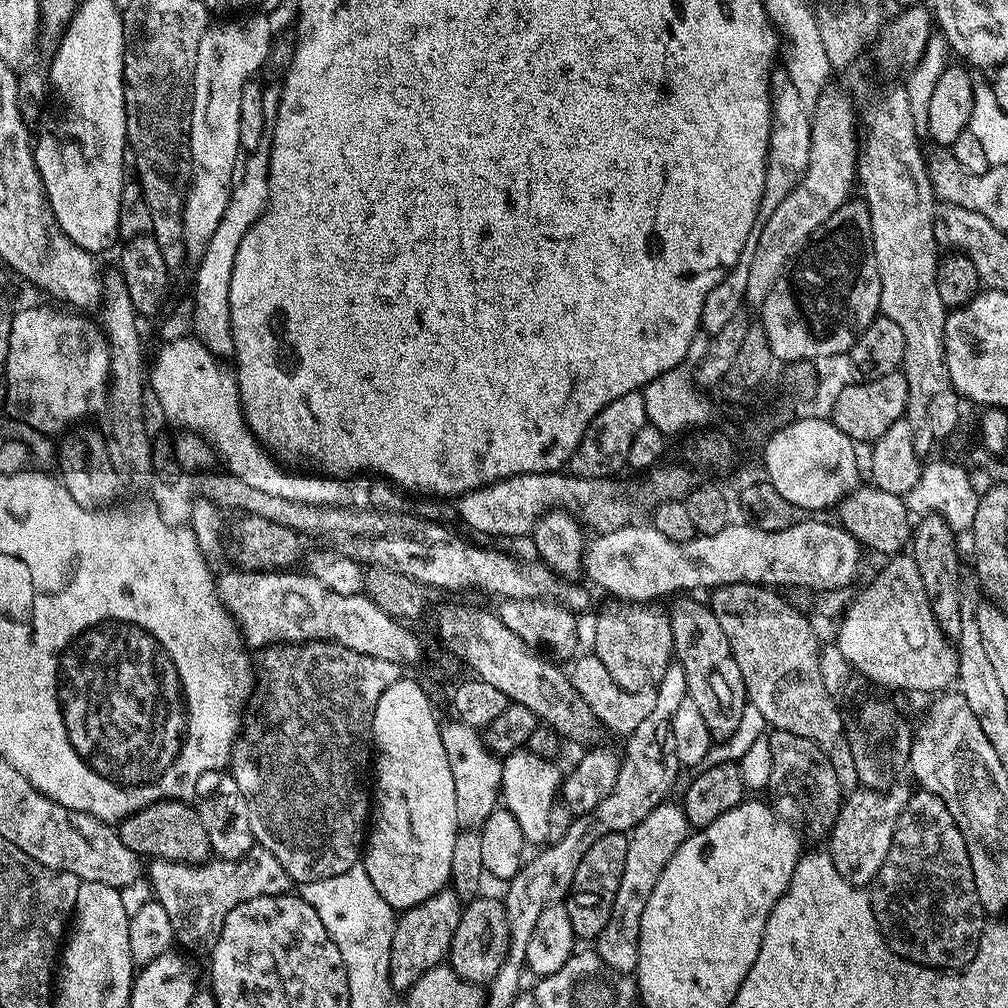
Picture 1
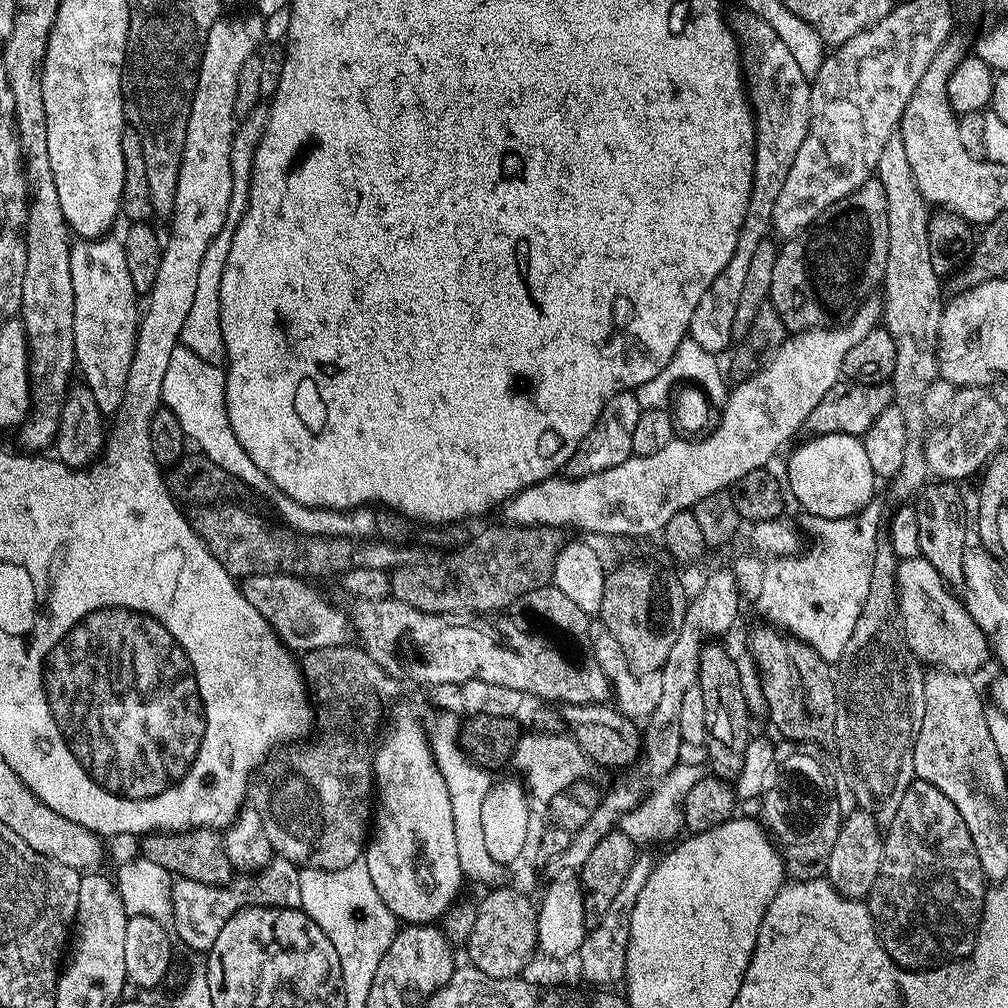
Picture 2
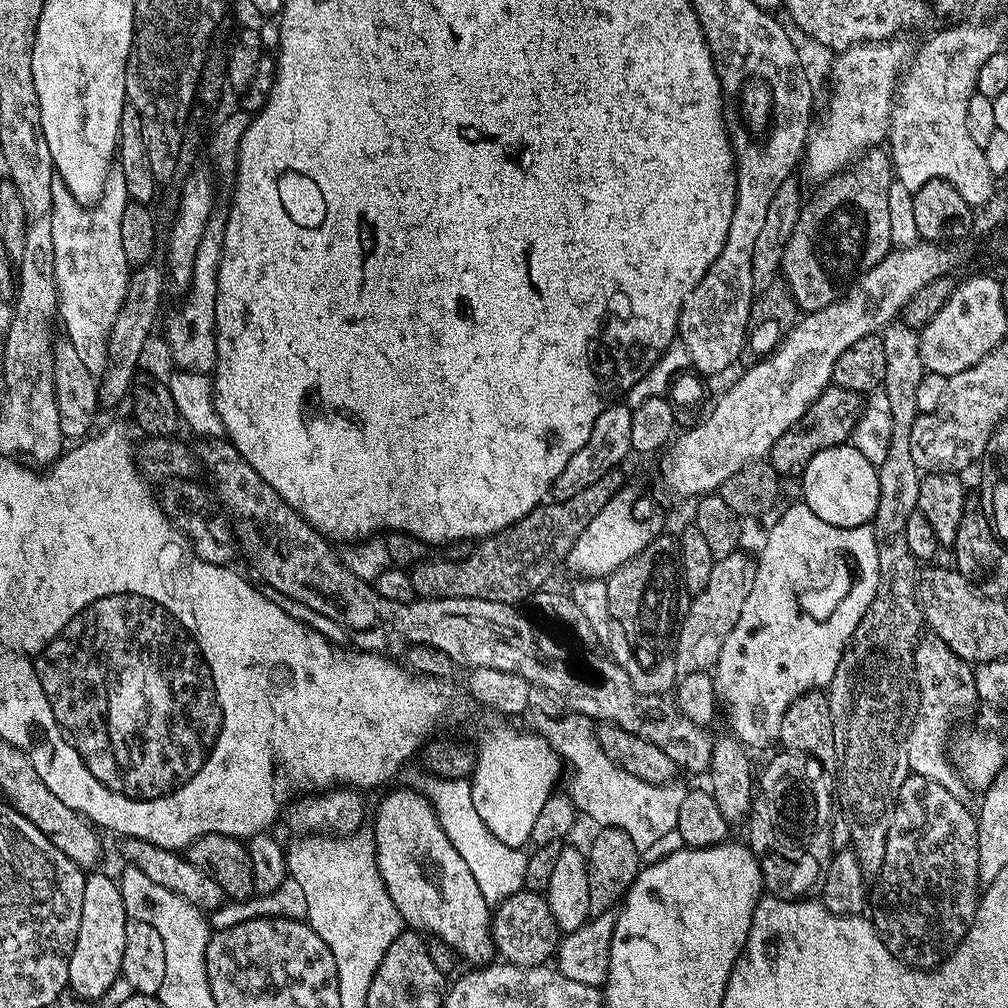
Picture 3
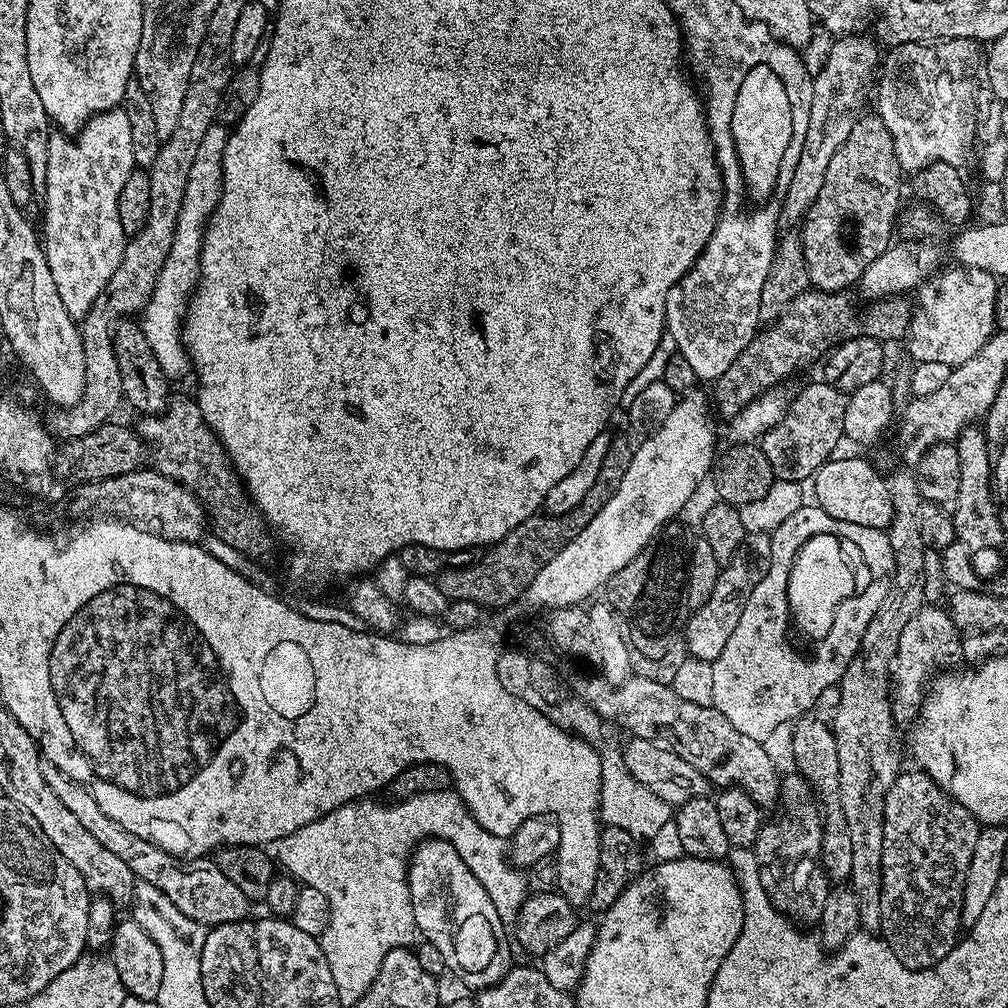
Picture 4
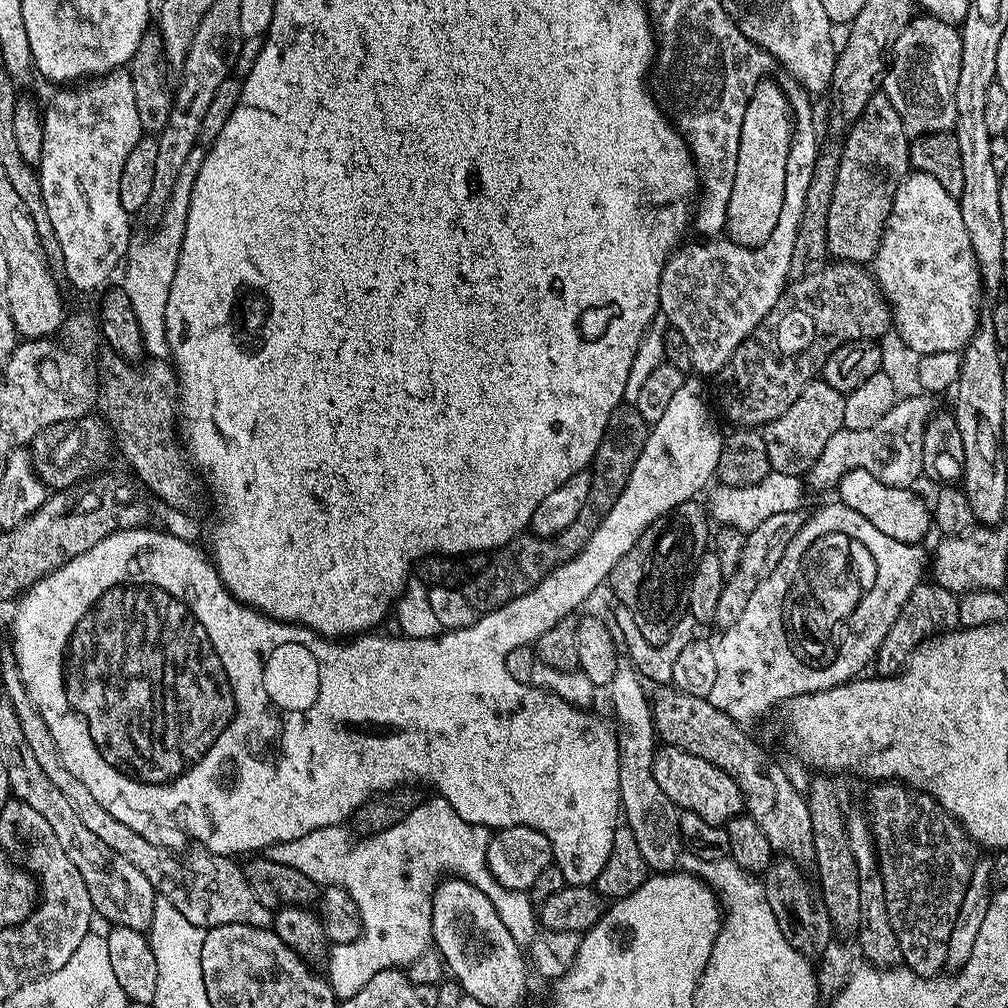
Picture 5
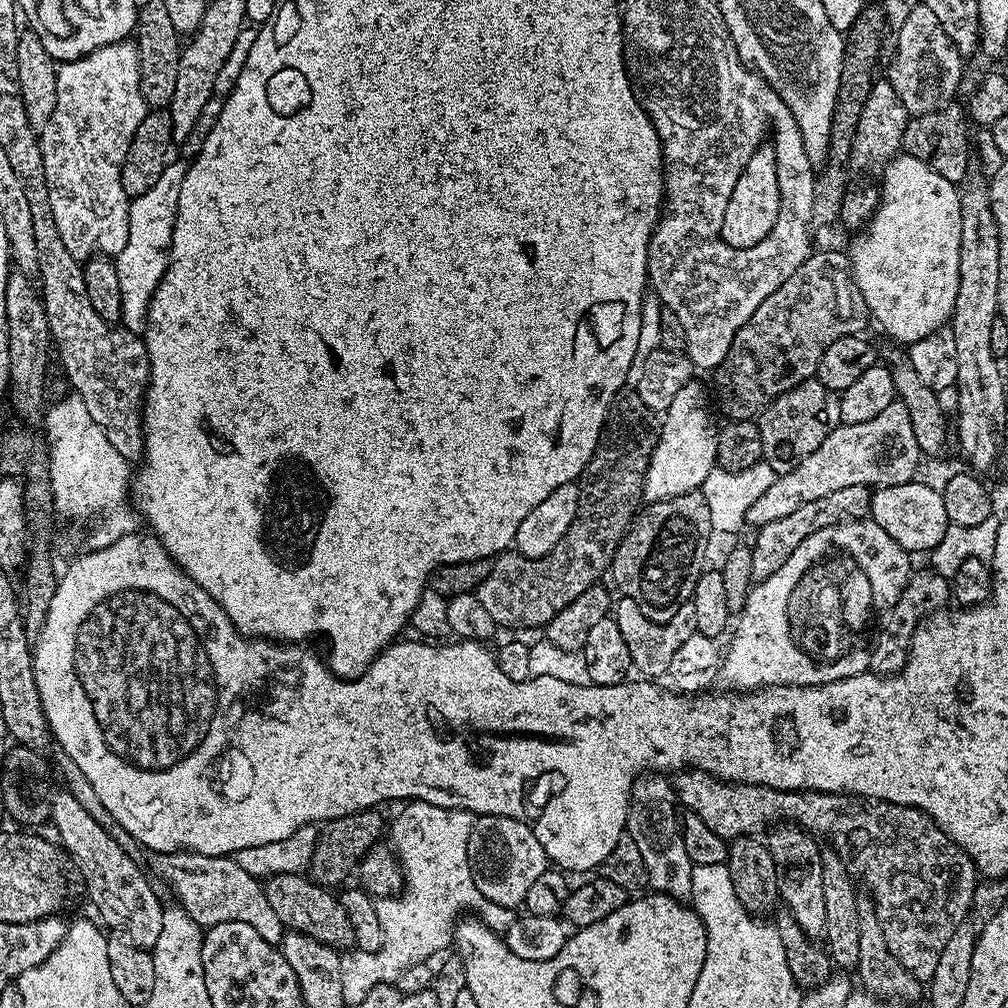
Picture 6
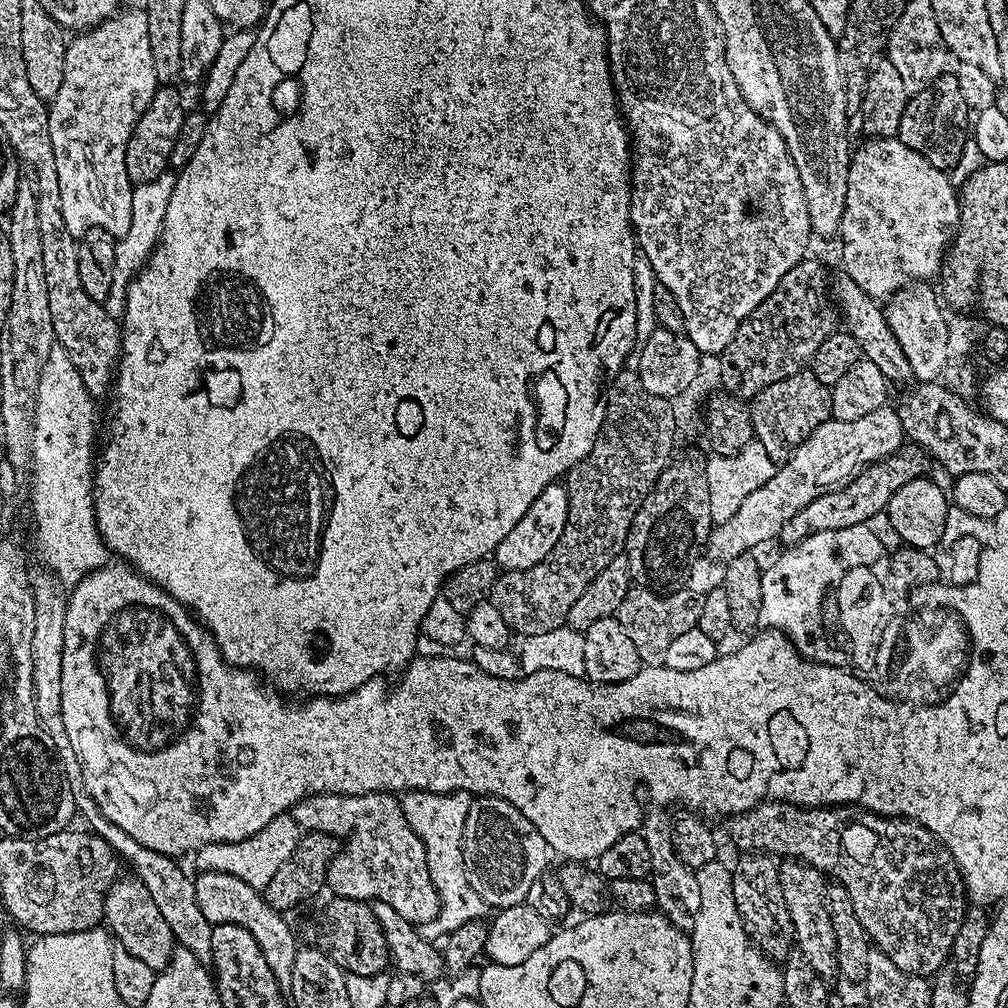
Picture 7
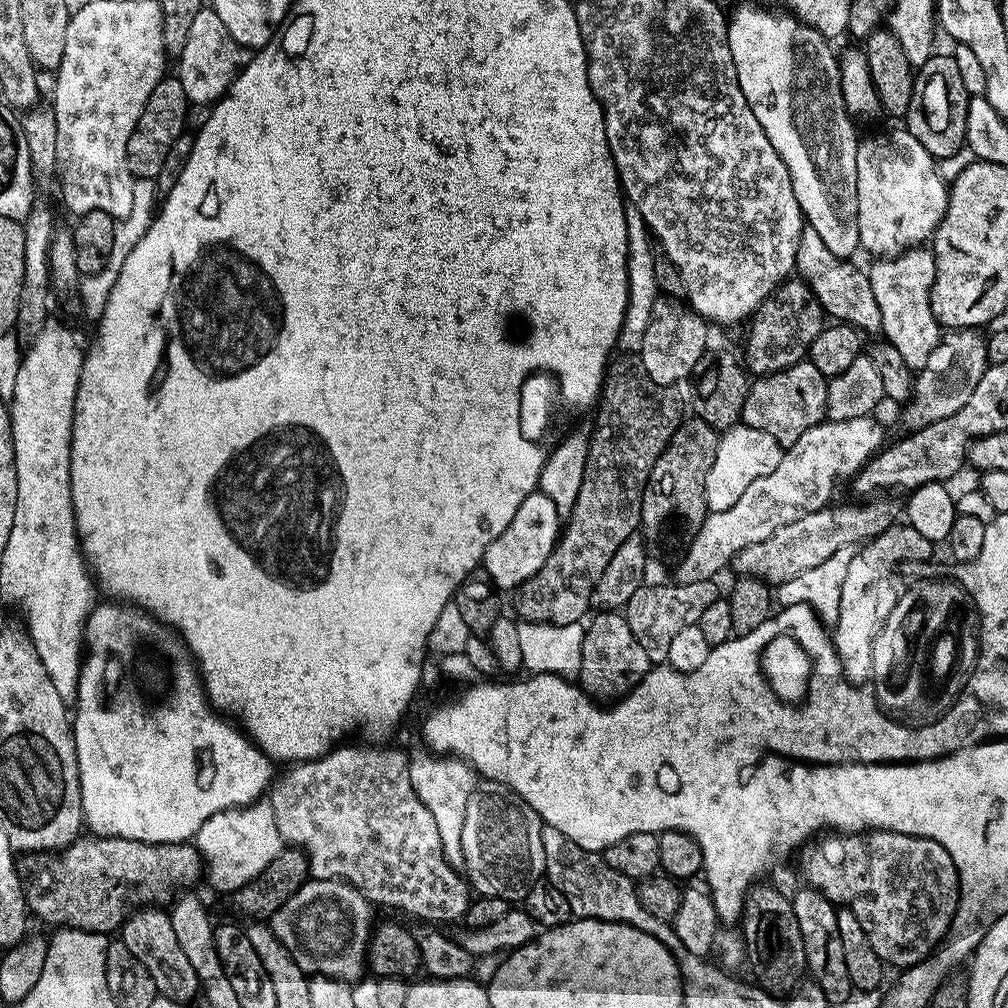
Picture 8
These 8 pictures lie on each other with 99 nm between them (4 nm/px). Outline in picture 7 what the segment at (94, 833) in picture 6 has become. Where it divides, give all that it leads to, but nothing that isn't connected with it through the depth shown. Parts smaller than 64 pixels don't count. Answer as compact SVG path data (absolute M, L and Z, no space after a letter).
M121 875L112 883L104 895L104 920L119 944L126 946L134 958L146 962L146 966L159 970L170 962L172 949L177 947L176 940L146 886L135 875Z

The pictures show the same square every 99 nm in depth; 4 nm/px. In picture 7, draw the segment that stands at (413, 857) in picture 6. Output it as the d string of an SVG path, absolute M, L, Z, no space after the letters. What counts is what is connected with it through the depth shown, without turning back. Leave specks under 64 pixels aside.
M409 790L399 797L406 822L410 822L410 826L424 843L430 878L440 895L439 919L445 920L449 929L465 924L467 920L484 920L490 912L487 902L476 893L474 886L470 886L464 869L464 827L473 799L473 793L470 792L427 790Z

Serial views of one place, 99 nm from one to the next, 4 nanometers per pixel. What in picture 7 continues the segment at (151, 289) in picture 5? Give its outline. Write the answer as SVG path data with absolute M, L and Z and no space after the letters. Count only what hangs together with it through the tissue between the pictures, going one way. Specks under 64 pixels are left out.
M166 171L150 182L133 187L130 230L126 230L126 234L116 241L114 282L110 282L110 294L102 302L111 320L123 321L128 283L148 263L148 257L156 249L156 242L160 238L160 231L166 218L166 206L170 206L170 194L174 194L175 185L176 176L171 171Z

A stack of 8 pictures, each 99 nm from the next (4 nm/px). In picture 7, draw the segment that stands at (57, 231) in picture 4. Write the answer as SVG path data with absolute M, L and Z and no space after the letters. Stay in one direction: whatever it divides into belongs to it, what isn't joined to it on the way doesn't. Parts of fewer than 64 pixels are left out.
M140 6L126 8L67 41L62 86L48 110L50 146L54 146L54 166L58 170L58 190L62 194L62 218L68 233L77 238L85 236L92 228L101 228L117 238L130 230L134 185L126 174L126 146L158 85L154 57L150 55L150 26L144 9Z

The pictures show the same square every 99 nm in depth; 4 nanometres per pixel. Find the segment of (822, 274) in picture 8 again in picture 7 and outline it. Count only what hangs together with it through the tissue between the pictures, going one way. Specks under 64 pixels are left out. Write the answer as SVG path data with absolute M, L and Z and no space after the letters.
M840 274L833 284L831 281L830 292L834 297L835 307L842 317L843 327L852 335L854 342L858 342L861 357L874 362L874 366L878 366L878 370L882 370L882 374L893 385L904 383L907 385L913 379L910 361L906 359L906 353L902 351L898 338L894 338L890 330L890 322L881 301L866 294L866 290L862 290L862 286L858 286L858 282L854 282L854 278L850 278L847 274Z

